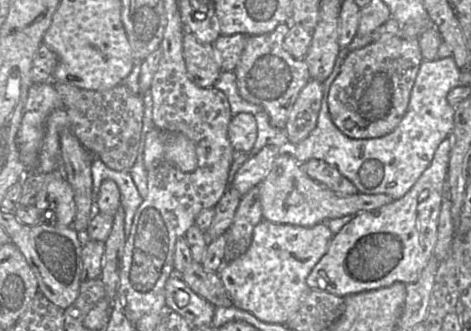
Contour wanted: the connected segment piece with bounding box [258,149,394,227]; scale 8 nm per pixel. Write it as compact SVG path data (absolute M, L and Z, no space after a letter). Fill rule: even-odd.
M284 149L275 157L271 169L258 187L263 219L274 223L304 227L314 226L330 219L375 210L394 201L385 194L338 195L312 180L301 168L301 163L287 149Z

